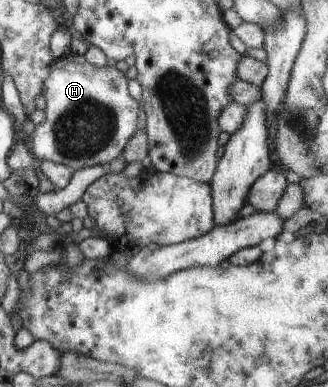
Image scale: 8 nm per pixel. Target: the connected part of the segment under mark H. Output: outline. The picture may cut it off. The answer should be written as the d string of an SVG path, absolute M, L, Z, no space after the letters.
M75 53L62 55L50 64L50 73L43 81L41 94L46 100L43 112L45 120L35 125L31 138L31 154L36 162L51 160L68 166L71 171L100 164L107 166L127 144L137 130L139 102L128 93L127 77L114 66L97 67L80 59Z

